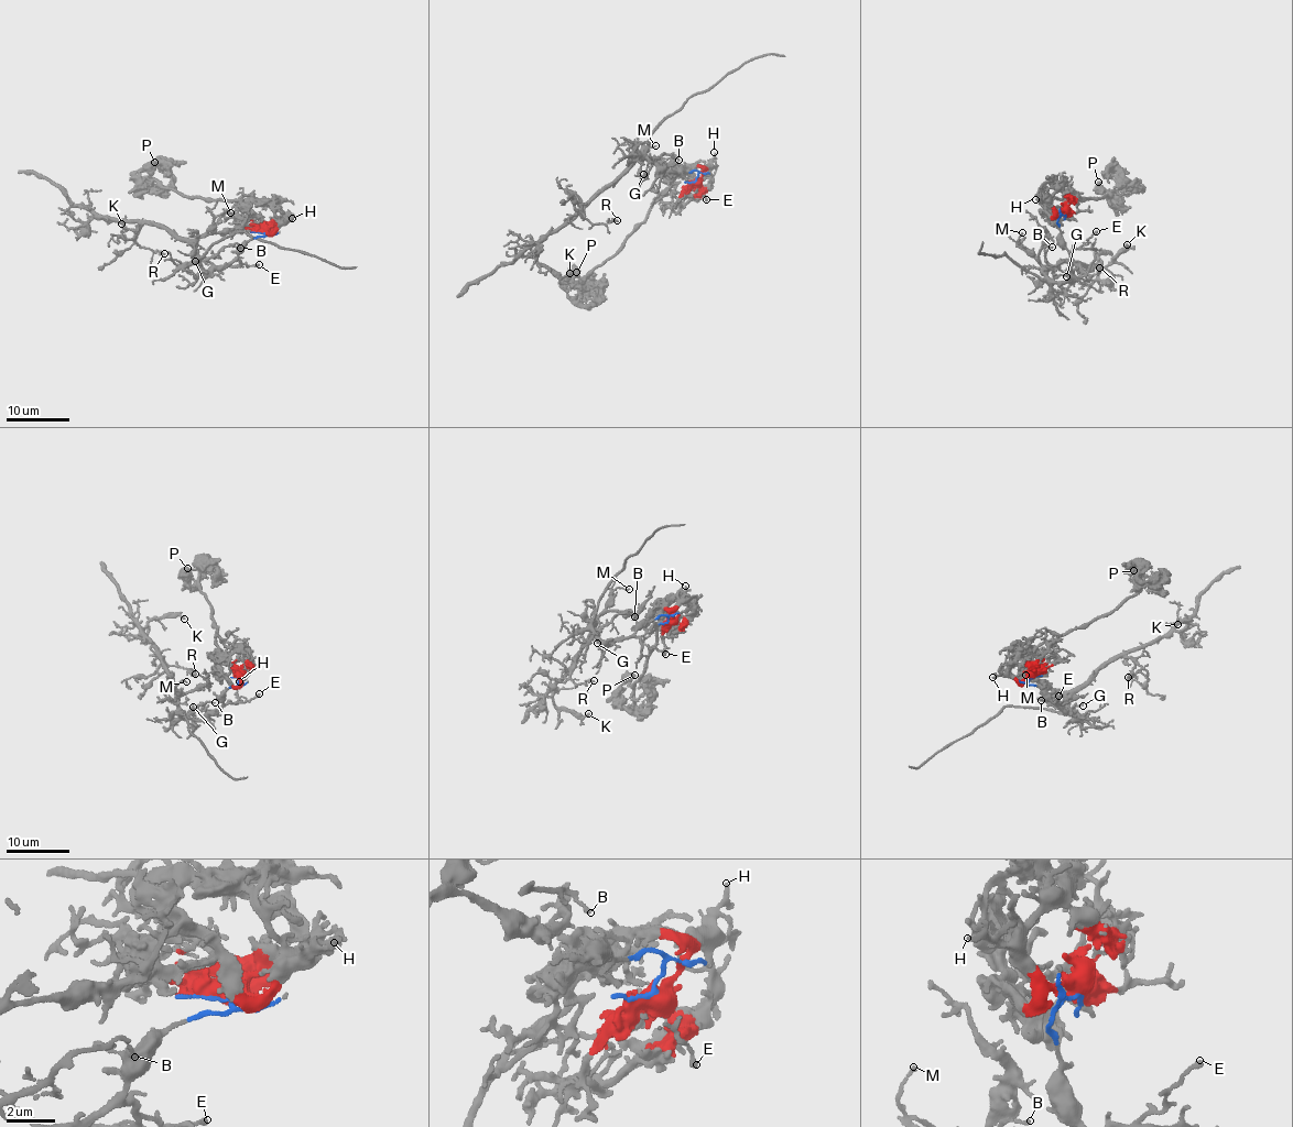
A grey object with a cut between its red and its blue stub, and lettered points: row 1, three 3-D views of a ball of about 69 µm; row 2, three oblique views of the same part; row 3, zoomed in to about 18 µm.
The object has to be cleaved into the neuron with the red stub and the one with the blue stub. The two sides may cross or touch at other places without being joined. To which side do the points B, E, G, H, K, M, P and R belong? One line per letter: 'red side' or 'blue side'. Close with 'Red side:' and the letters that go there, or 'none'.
B: blue side
E: blue side
G: blue side
H: red side
K: blue side
M: blue side
P: red side
R: blue side
Red side: H, P

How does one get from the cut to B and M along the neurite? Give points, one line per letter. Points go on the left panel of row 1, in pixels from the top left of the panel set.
B: (261, 232), (265, 234), (252, 238), (228, 263), (202, 267), (200, 263), (225, 245), (237, 243), (239, 248)
M: (261, 232), (265, 234), (252, 238), (230, 261), (205, 271), (196, 253), (198, 239), (220, 214), (230, 214)

